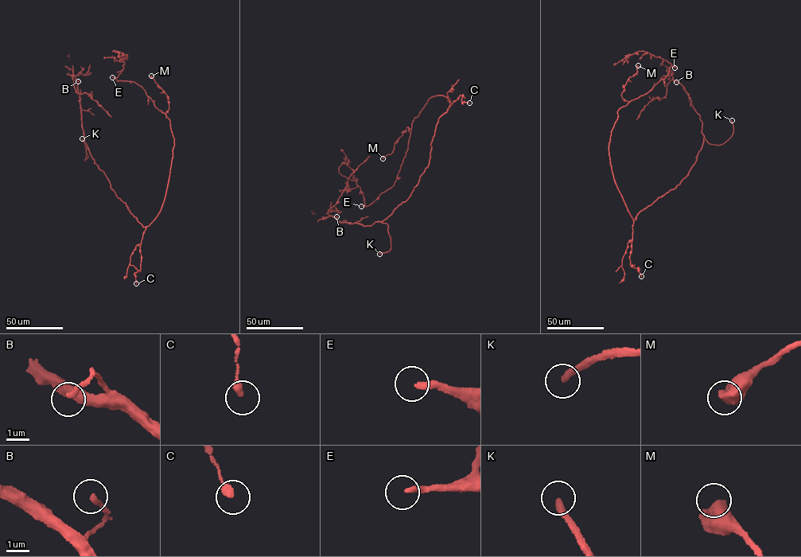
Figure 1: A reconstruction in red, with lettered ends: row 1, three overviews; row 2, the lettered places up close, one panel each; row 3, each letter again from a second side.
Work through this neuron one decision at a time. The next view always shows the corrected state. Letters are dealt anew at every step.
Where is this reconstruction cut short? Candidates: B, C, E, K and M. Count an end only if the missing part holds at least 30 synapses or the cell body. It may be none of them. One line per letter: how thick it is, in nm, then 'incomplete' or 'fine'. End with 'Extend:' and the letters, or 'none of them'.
B: calibre 190 nm; fine
C: calibre 300 nm; fine
E: calibre 240 nm; incomplete
K: calibre 280 nm; incomplete
M: calibre 650 nm; fine
Extend: E, K

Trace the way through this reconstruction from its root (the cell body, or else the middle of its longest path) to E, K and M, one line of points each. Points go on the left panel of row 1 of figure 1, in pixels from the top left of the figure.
E: (150, 223), (160, 211), (169, 177), (174, 145), (170, 121), (142, 87), (112, 77)
K: (150, 223), (142, 226), (126, 203), (118, 197), (87, 148), (87, 157), (84, 161), (86, 148), (82, 138)
M: (150, 223), (159, 212), (164, 200), (174, 145), (170, 121), (166, 117), (169, 108), (168, 96), (151, 75)

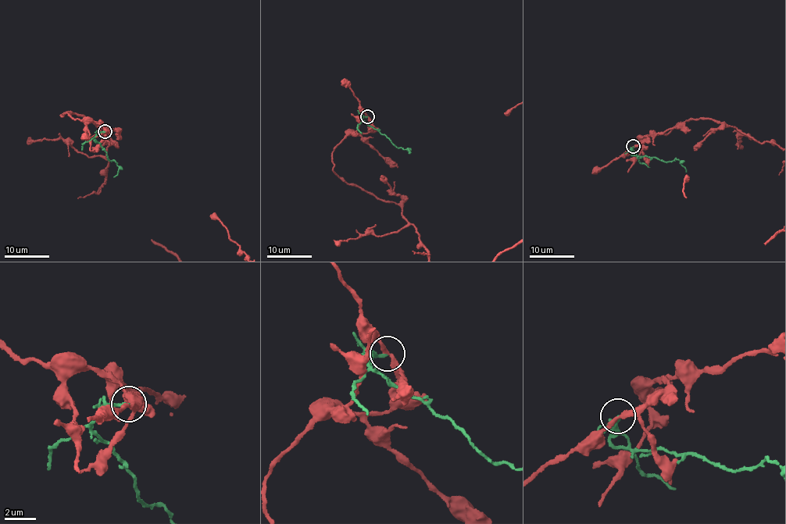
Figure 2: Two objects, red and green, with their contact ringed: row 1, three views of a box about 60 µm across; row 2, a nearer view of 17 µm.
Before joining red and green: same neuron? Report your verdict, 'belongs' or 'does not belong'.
does not belong

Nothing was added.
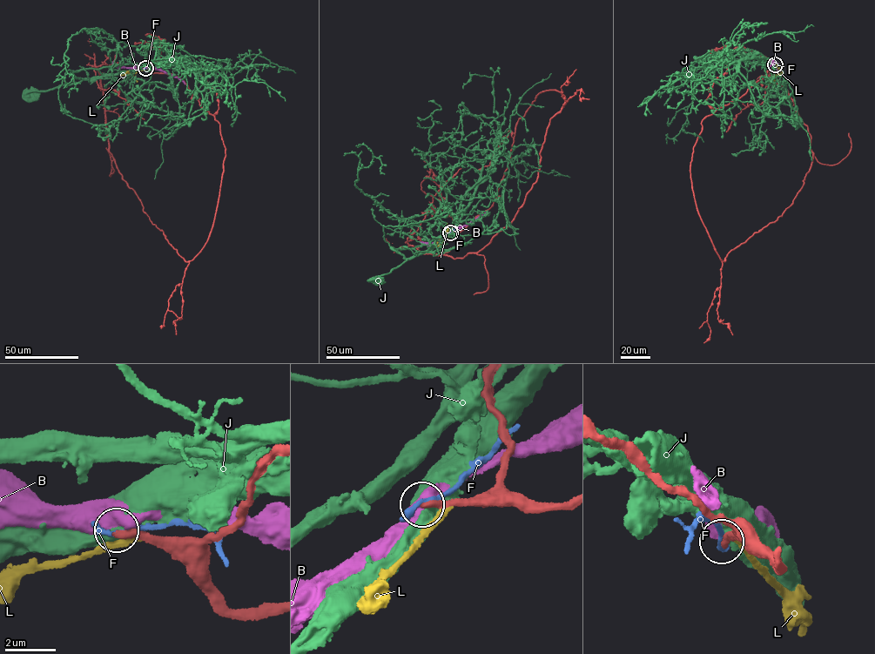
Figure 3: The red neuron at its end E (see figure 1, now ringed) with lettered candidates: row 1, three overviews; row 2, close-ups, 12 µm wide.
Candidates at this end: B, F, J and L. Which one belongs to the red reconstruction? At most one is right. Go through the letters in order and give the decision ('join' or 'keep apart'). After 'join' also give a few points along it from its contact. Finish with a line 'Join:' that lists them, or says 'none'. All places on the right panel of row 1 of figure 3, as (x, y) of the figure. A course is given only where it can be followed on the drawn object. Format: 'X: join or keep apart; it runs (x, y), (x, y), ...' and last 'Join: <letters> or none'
B: keep apart
F: keep apart
J: keep apart
L: keep apart
Join: none

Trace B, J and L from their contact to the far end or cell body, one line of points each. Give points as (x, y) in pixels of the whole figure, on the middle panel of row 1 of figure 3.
B: (451, 232), (487, 212)
J: (450, 232), (430, 250), (415, 254), (388, 273), (371, 279), (379, 281)
L: (451, 232), (436, 246), (447, 229), (447, 224)

